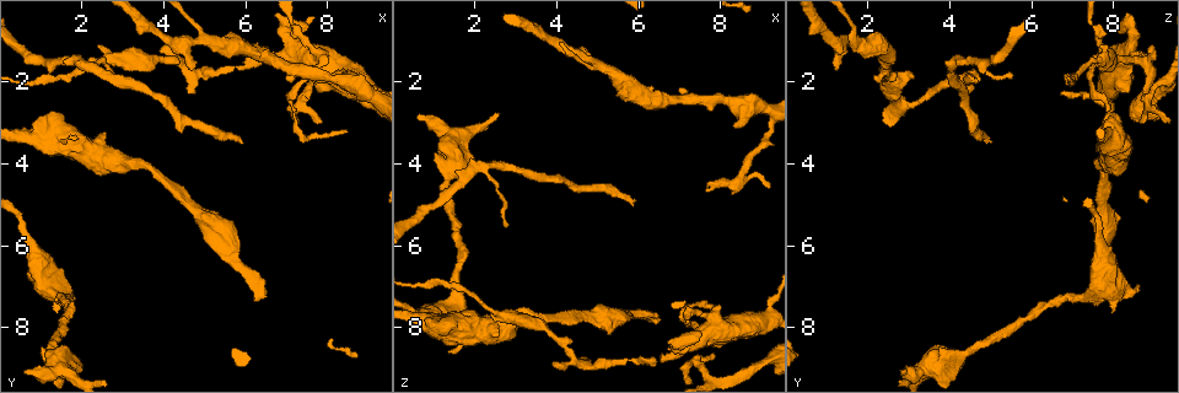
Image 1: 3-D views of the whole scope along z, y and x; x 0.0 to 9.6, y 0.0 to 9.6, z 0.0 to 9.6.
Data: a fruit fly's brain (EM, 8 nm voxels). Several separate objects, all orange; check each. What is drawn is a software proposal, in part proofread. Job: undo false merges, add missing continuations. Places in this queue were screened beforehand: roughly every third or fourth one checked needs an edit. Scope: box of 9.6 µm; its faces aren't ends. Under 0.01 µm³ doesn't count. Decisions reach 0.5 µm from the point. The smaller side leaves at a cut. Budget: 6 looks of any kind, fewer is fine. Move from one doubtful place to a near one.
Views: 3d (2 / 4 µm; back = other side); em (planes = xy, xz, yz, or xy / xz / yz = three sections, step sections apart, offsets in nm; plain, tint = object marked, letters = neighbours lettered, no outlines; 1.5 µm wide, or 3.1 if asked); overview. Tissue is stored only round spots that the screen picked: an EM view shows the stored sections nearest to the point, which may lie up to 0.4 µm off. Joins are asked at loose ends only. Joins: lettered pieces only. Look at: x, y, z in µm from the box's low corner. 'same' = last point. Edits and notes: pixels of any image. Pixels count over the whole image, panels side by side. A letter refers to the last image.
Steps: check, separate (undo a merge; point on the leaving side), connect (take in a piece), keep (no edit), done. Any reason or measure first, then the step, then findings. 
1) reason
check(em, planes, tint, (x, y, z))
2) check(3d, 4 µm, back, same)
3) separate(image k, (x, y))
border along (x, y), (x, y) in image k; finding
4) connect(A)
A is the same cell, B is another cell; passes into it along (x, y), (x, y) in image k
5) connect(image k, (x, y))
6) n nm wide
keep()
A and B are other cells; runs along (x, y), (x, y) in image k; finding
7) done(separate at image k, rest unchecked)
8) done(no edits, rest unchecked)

check(em, planes, letters, (6.20, 7.30, 7.80))

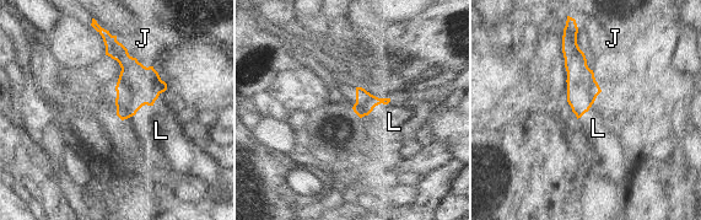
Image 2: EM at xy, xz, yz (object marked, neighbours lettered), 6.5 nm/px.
130 nm wide
connect(L)
L is the same cell, J is another cell; the neuron continues

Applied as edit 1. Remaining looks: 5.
an open end
check(em, xy, step 8, tint, (3.85, 1.25, 8.90))

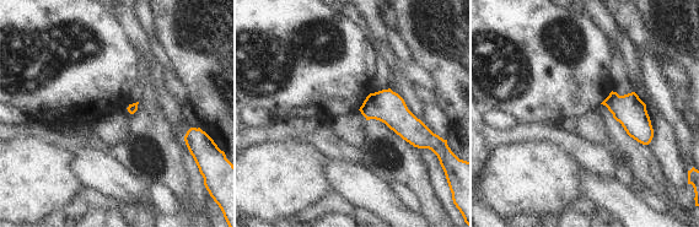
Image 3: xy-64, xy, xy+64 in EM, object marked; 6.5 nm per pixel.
cut it another way
check(em, planes, tint, same)

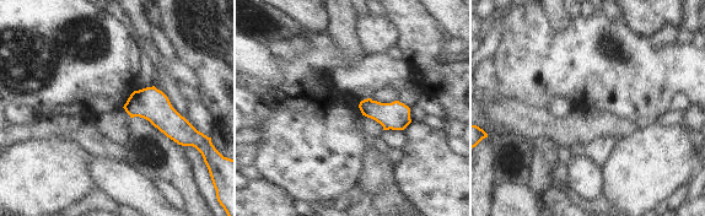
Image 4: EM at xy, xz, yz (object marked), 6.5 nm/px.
check(em, planes, letters, same)

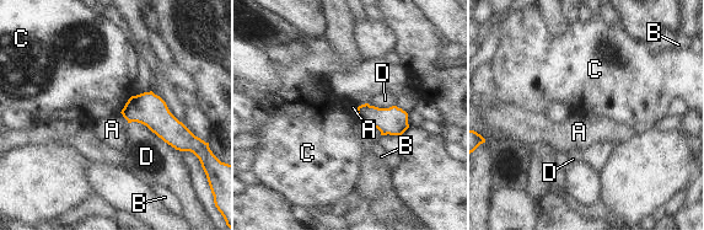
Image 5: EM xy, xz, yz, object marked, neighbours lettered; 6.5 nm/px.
keep()
A, B, C and D are other cells; border along (358, 106), (356, 114), (360, 121) in image 5; none of them fits

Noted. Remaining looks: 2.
check(em, planes, letters, (2.80, 1.85, 5.55))

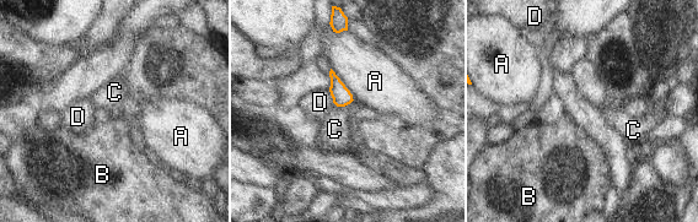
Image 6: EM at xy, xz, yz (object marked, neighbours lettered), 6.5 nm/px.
120 nm wide; A touches over 260 nm
keep()
A, B, C and D are other cells; none of them fits

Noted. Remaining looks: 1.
done(connect at image 2, rest unchecked)

